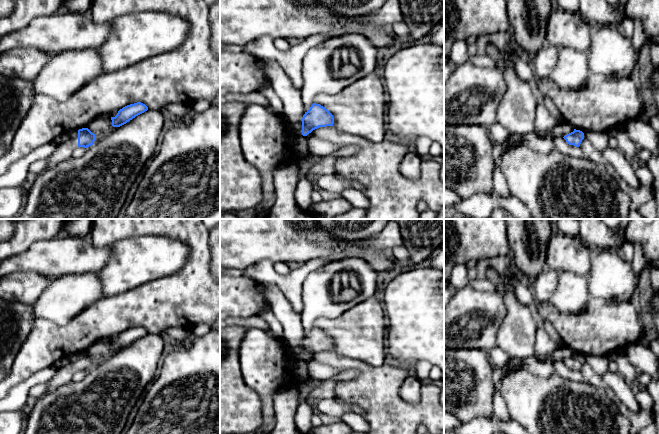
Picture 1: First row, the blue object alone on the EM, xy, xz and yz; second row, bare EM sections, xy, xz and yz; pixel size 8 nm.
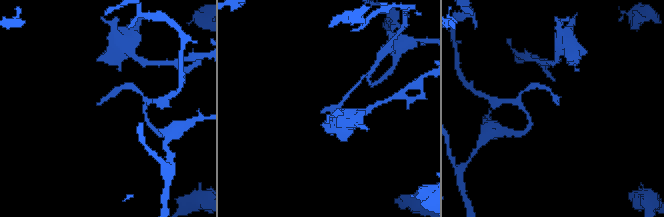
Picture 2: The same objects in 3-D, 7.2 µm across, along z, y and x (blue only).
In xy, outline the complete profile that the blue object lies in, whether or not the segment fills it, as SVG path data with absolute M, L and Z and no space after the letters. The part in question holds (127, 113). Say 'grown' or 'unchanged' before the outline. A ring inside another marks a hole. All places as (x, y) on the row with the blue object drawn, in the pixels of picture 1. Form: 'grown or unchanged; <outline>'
unchanged; M141 102L127 105L120 109L115 117L111 117L112 126L120 127L147 110L148 107Z

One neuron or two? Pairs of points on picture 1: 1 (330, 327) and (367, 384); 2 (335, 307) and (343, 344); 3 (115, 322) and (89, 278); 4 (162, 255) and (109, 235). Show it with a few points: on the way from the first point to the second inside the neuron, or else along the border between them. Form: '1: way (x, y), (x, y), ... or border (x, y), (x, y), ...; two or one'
1: border (331, 350), (372, 365); two
2: border (357, 304), (336, 317), (317, 318), (314, 321); two
3: border (104, 296), (81, 310); two
4: border (144, 235), (122, 238), (109, 245); two

